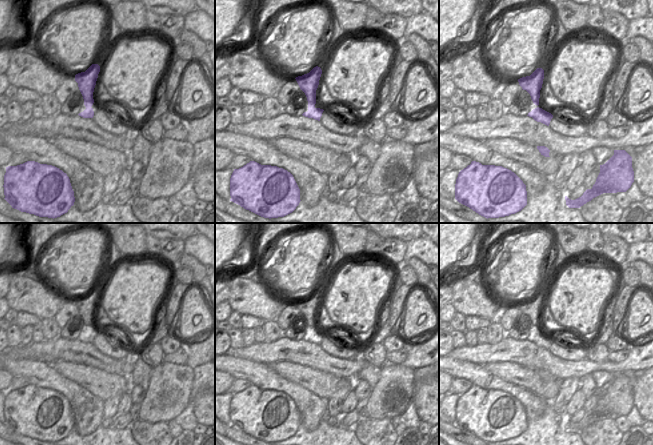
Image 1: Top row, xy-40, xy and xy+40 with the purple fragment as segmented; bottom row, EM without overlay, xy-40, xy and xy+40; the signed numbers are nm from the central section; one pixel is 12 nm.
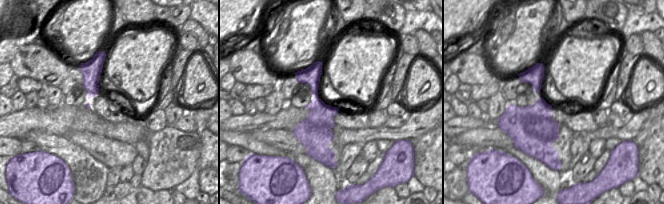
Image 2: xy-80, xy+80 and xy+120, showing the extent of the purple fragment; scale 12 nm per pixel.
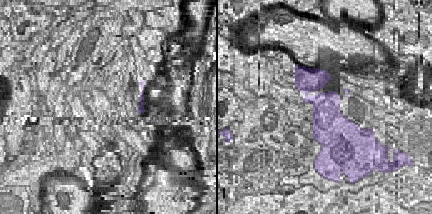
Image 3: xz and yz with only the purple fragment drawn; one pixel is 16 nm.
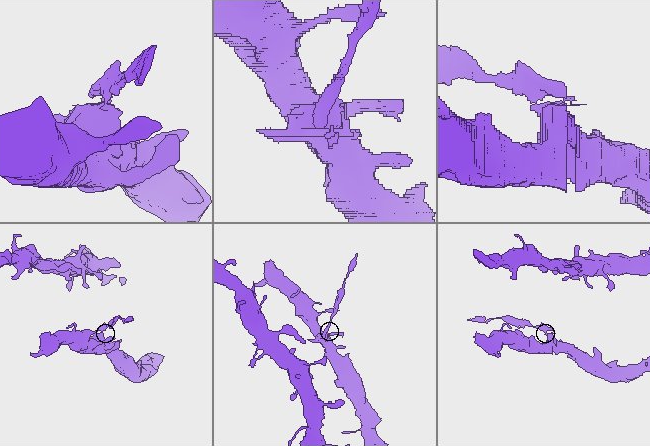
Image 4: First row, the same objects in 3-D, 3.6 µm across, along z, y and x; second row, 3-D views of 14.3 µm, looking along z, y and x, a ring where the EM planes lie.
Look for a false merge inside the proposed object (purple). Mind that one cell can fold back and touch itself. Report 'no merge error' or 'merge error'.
no merge error

